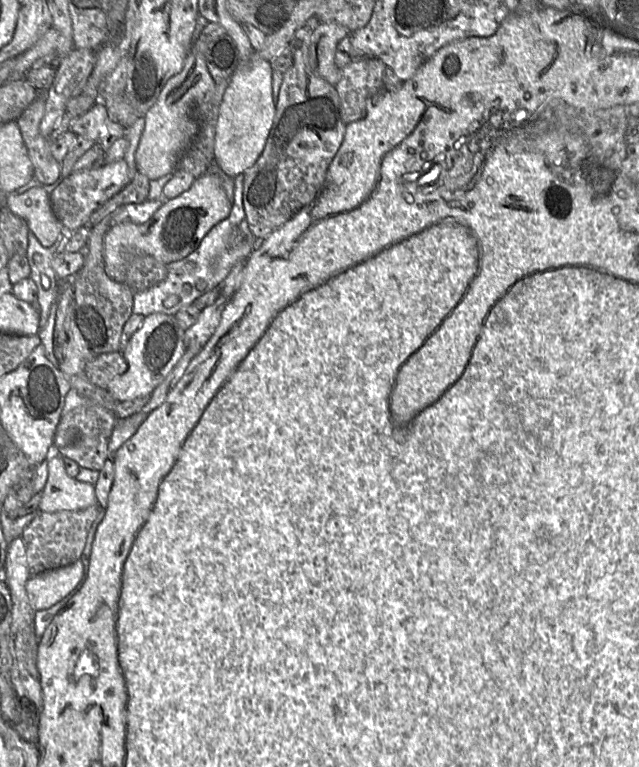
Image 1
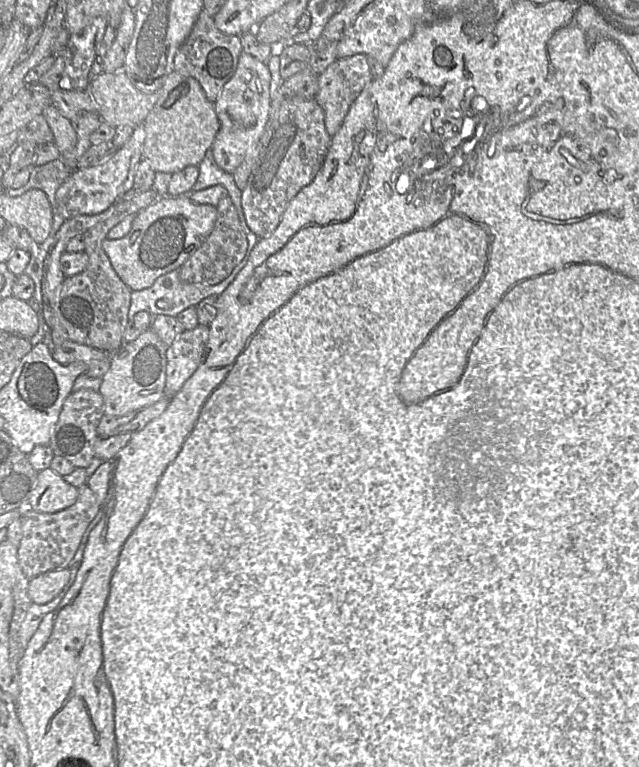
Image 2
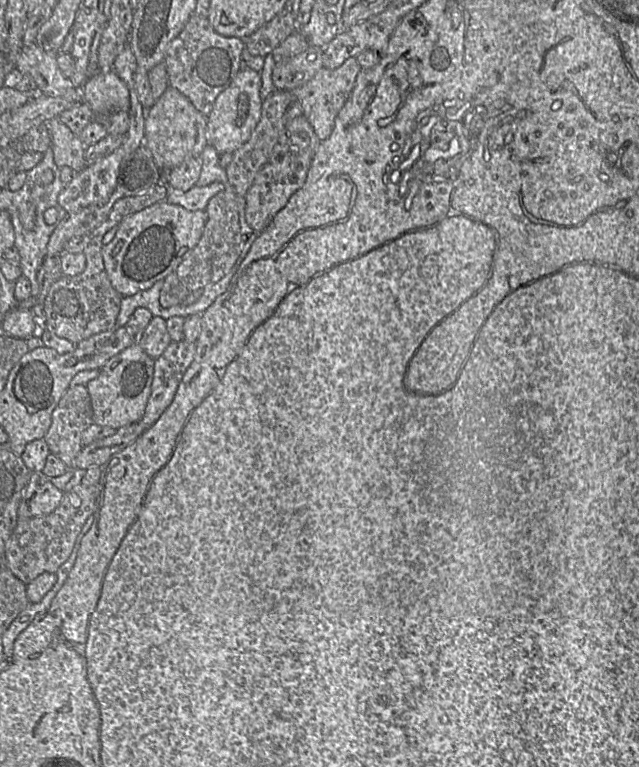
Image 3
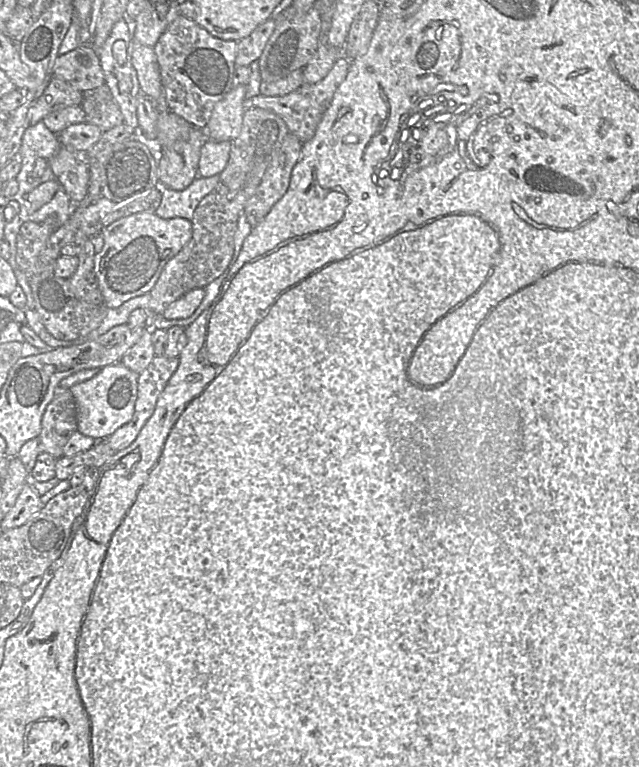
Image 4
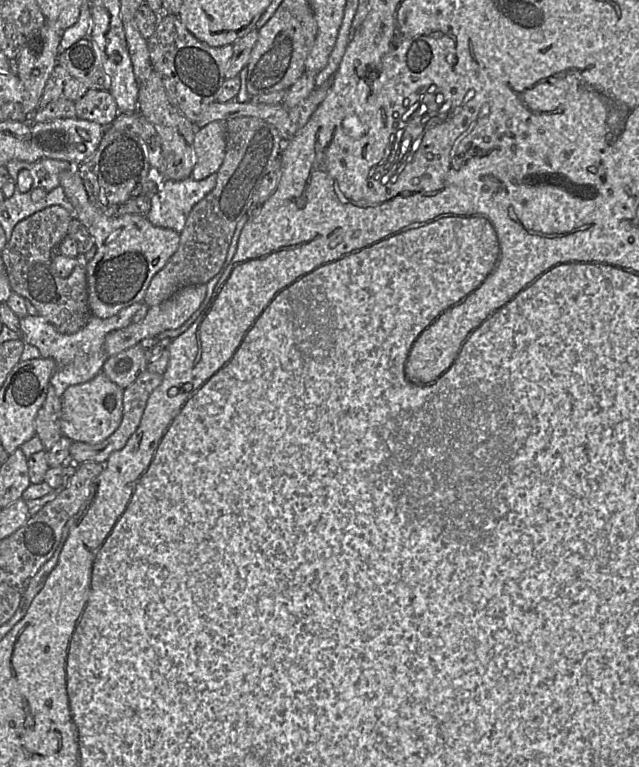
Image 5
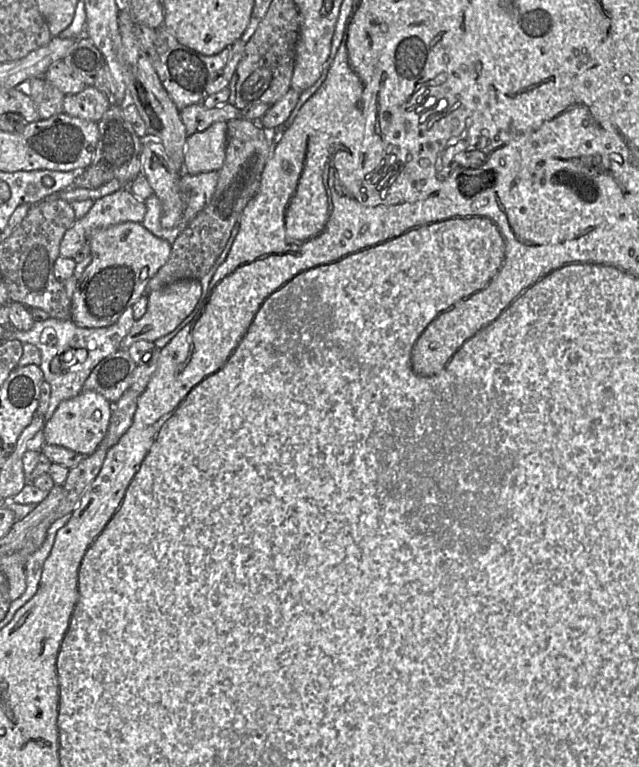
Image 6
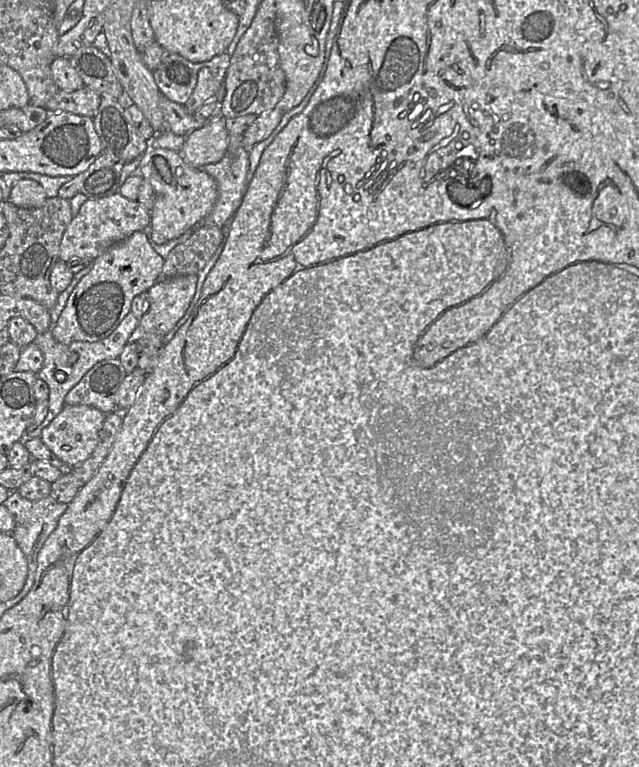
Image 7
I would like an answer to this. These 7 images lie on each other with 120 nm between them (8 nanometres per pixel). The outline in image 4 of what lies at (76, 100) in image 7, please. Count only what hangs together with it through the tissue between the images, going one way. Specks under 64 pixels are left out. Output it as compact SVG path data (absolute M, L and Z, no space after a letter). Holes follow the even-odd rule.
M106 84L83 94L81 107L85 112L85 123L96 125L102 132L124 123L123 115Z

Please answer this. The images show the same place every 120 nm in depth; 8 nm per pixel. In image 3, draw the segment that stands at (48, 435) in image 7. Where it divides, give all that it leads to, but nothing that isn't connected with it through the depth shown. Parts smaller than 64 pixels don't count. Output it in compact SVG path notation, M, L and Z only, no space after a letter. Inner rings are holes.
M138 343L112 357L101 369L99 376L86 384L93 409L93 423L116 430L139 422L151 394L155 360Z

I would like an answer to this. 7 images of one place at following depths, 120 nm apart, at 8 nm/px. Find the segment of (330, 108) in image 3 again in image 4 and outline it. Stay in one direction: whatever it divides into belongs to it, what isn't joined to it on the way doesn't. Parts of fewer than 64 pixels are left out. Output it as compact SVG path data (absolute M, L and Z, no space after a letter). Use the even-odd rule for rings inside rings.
M341 58L336 61L328 75L318 83L303 84L299 89L285 96L266 97L258 95L248 98L243 102L243 107L245 110L260 108L275 113L284 120L288 127L289 134L296 136L301 143L306 143L314 137L317 127L328 110L336 90L345 80L349 67L350 60Z

